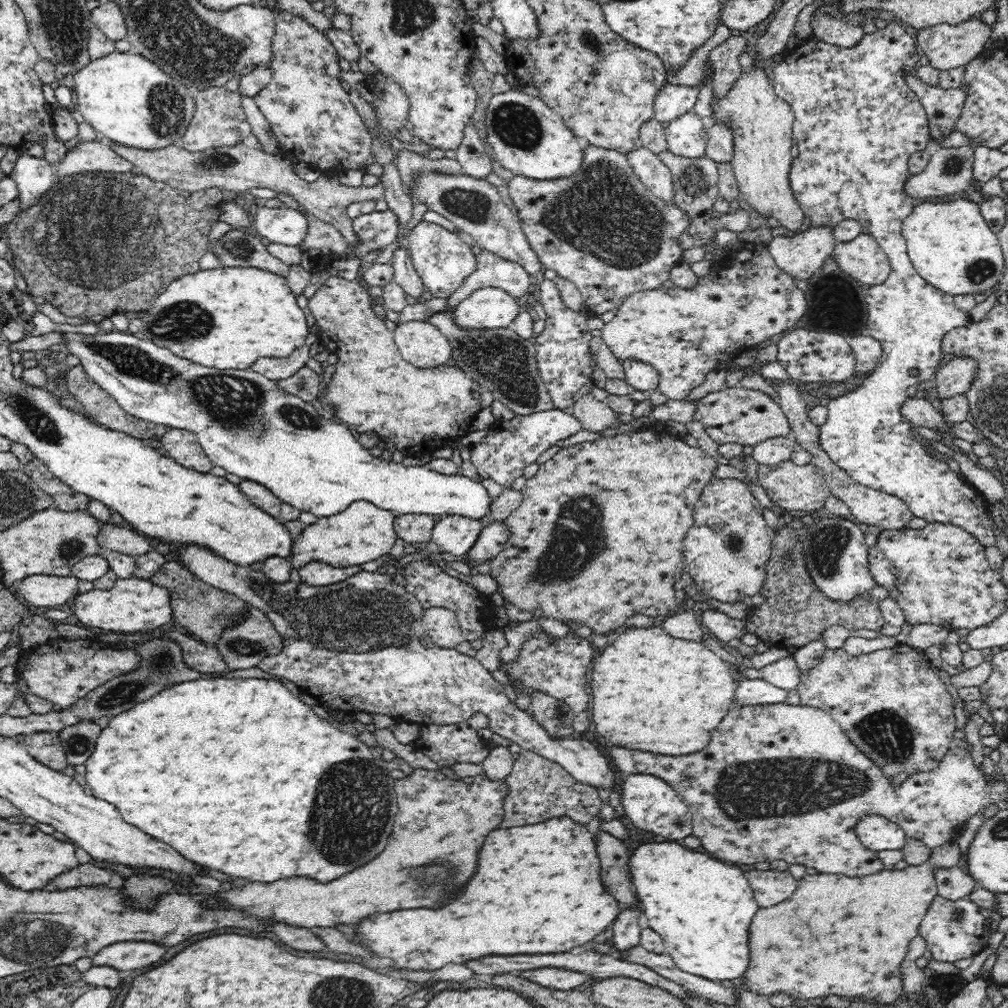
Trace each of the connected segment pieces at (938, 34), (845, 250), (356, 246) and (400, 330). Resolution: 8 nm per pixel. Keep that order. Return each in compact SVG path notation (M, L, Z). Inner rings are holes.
M977 17L970 18L958 25L937 24L925 29L917 29L916 46L924 53L924 58L938 71L950 71L963 68L970 60L984 52L985 45L992 36L992 25L979 21Z
M866 232L850 242L838 243L832 259L844 274L870 287L884 284L890 276L891 264L887 254Z
M390 209L360 214L352 219L352 228L356 235L356 242L349 243L339 257L362 259L370 252L388 248L397 238L396 219Z
M413 320L393 330L400 354L410 364L420 368L436 368L451 363L450 340L430 321Z

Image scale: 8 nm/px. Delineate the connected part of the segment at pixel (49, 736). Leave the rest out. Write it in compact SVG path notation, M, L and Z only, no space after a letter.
M35 732L24 735L23 745L32 758L44 766L63 771L67 764L65 752L62 750L59 736L52 732Z

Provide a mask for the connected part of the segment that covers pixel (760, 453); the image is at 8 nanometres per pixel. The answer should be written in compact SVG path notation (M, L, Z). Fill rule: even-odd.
M792 434L784 438L770 438L753 446L751 457L759 466L776 466L790 460L792 452L799 447Z

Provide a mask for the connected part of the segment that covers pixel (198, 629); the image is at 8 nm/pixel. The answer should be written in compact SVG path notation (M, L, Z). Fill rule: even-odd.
M176 561L166 562L149 580L169 591L176 623L184 626L189 635L201 638L201 642L210 648L216 649L226 630L240 626L252 607L238 596L206 584Z

